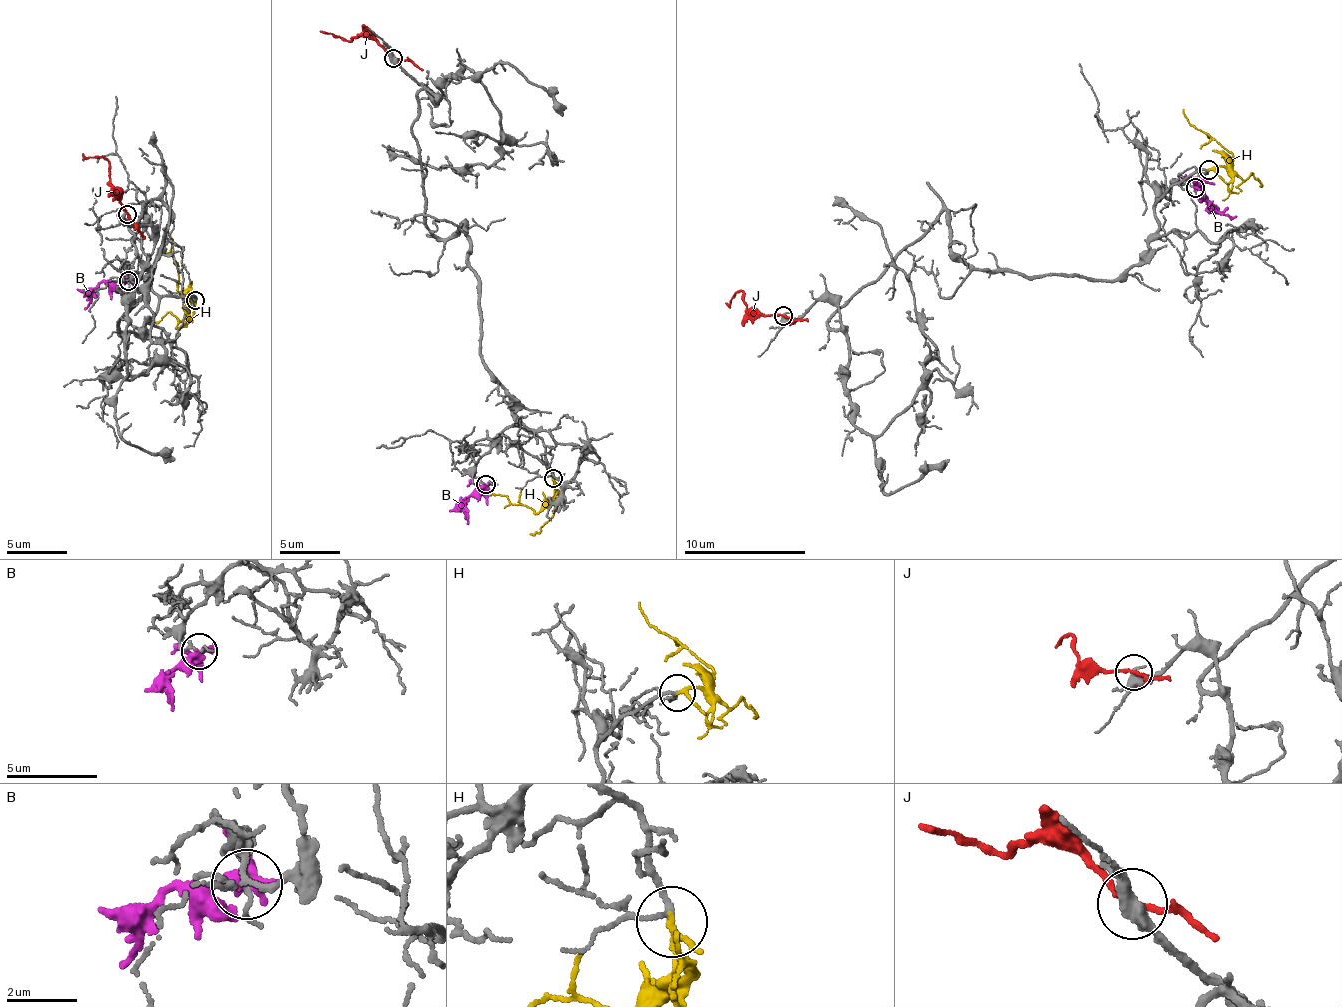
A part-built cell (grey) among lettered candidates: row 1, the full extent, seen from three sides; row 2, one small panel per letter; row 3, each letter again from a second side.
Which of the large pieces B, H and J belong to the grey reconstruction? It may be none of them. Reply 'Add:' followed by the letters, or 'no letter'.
Add: H

